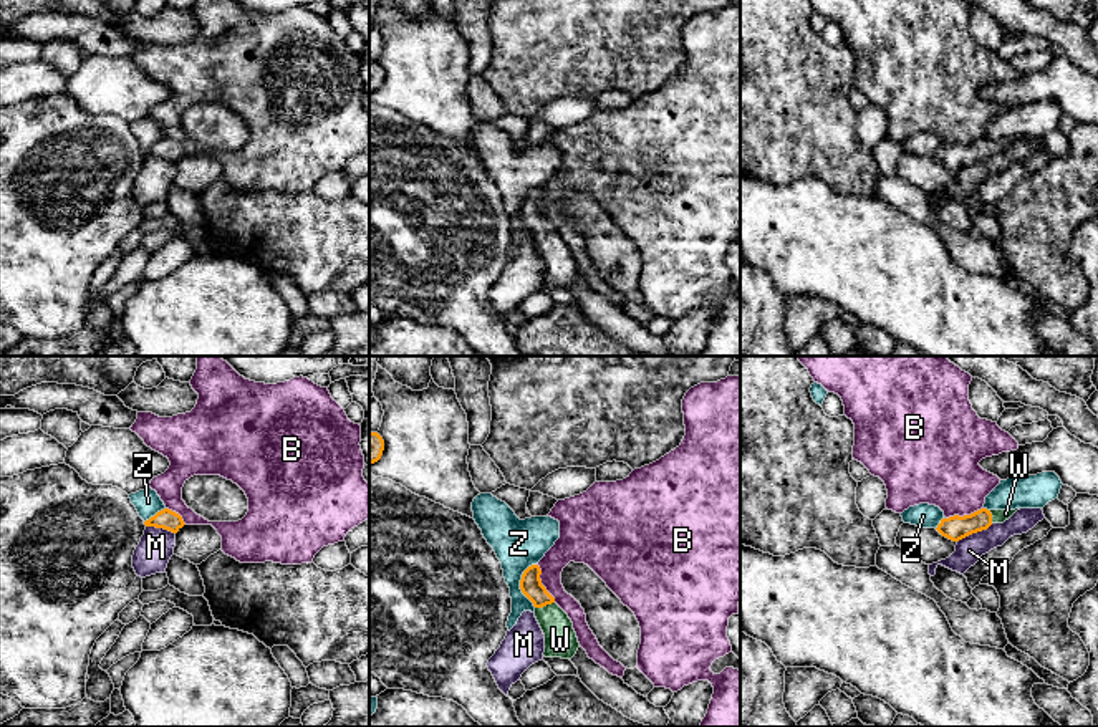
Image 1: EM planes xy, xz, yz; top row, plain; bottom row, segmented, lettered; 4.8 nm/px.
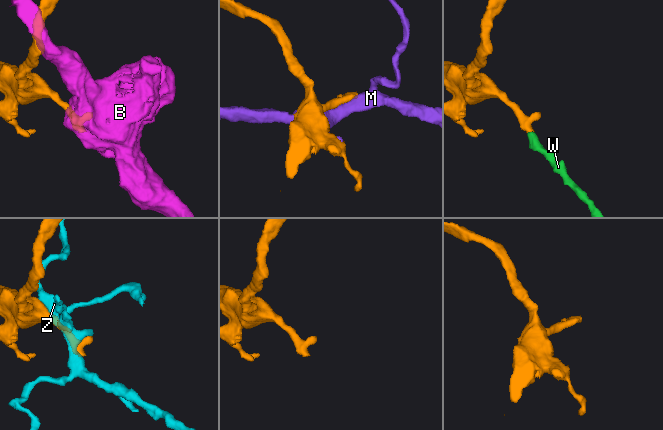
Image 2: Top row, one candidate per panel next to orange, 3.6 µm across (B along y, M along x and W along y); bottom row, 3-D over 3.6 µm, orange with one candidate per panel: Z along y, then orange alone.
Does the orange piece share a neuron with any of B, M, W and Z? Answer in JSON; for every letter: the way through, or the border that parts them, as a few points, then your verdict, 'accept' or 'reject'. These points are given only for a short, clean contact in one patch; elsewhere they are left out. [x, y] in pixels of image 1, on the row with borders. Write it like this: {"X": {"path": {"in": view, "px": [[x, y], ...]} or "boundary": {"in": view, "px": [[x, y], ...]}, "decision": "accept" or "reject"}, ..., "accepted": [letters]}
{"B": {"decision": "reject"}, "M": {"decision": "reject"}, "W": {"path": {"in": "xz", "px": [[530, 583], [544, 605], [558, 630], [560, 640]]}, "decision": "accept"}, "Z": {"decision": "reject"}, "accepted": ["W"]}

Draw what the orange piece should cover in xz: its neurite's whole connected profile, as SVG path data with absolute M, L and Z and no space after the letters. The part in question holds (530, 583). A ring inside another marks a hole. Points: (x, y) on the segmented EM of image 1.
M538 565L528 566L522 575L520 590L533 603L535 618L545 634L543 656L571 659L580 648L573 623L542 585L540 575Z

